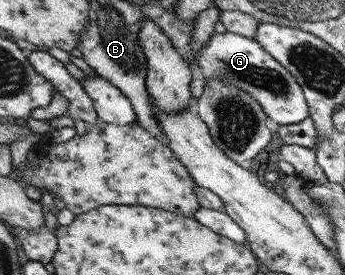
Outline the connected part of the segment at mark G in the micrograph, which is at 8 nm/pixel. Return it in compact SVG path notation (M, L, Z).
M214 33L195 56L199 71L208 81L219 76L244 92L250 92L263 105L275 125L298 124L308 119L308 103L303 87L284 65L275 59L258 41L236 33Z

